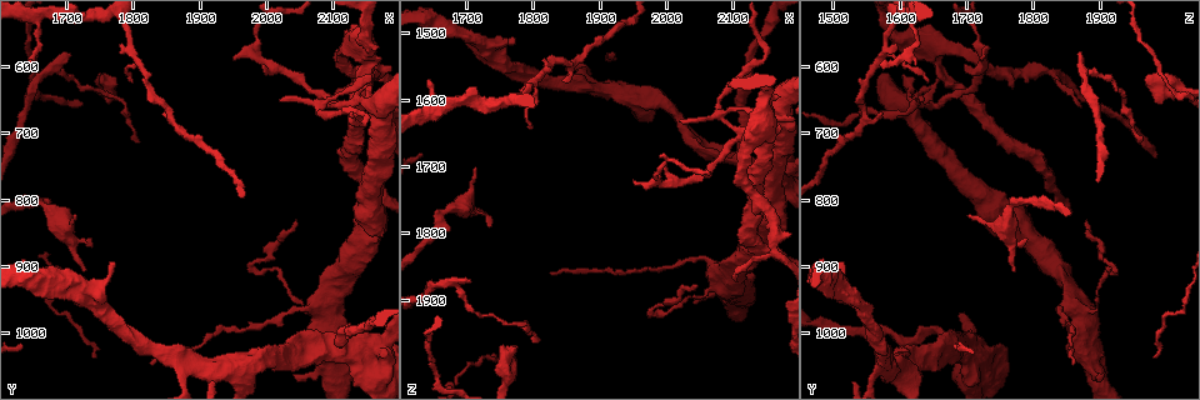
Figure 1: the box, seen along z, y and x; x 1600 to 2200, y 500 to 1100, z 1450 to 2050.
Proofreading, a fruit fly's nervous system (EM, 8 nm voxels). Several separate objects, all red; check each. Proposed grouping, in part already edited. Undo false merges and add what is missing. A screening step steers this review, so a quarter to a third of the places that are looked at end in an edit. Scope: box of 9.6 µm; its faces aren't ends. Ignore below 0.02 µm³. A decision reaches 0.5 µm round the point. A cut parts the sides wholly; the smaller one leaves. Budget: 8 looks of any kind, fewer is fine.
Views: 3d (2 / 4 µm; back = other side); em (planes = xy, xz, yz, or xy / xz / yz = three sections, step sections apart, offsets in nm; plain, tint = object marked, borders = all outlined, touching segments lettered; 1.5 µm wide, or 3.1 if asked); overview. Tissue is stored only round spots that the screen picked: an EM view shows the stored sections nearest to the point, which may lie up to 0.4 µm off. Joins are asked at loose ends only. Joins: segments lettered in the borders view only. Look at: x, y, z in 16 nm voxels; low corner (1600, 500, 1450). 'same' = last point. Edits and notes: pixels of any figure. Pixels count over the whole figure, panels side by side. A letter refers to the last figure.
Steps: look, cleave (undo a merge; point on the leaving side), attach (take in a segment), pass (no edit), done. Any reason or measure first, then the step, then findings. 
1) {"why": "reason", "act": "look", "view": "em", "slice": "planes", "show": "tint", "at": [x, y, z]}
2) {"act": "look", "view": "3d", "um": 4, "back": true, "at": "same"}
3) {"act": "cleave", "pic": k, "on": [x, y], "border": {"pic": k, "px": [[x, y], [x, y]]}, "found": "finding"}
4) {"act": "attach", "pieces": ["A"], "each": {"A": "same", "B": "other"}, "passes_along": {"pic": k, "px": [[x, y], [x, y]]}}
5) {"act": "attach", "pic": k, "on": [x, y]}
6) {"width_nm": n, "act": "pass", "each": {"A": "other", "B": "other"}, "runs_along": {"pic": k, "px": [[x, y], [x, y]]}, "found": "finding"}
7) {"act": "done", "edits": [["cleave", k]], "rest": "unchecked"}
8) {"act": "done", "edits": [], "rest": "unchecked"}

{"why": "abrupt turn", "act": "look", "view": "3d", "um": 4, "at": [1985, 910, 1925]}

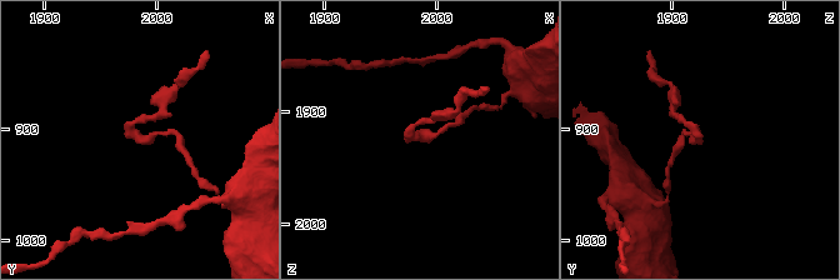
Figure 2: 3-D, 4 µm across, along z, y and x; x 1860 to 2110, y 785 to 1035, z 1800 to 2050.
{"act": "look", "view": "em", "slice": "xy", "step": 8, "show": "tint", "at": [1982, 908, 1922]}

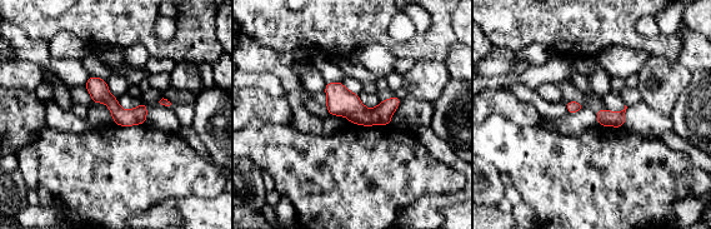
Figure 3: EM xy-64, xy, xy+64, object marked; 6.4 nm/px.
{"why": "cut it another way", "act": "look", "view": "em", "slice": "planes", "show": "borders", "at": "same"}

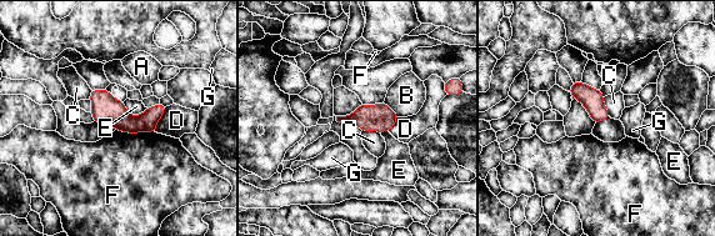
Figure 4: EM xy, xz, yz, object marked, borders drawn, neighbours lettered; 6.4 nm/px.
{"act": "pass", "each": {"A": "other", "B": "other", "C": "other", "D": "other", "E": "other", "F": "other", "G": "other"}, "border": {"pic": 4, "px": [[603, 98], [604, 106], [610, 116]]}, "found": "all the same neuron"}

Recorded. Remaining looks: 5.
{"why": "thin end", "act": "look", "view": "3d", "um": 4, "at": [1645, 595, 1575]}

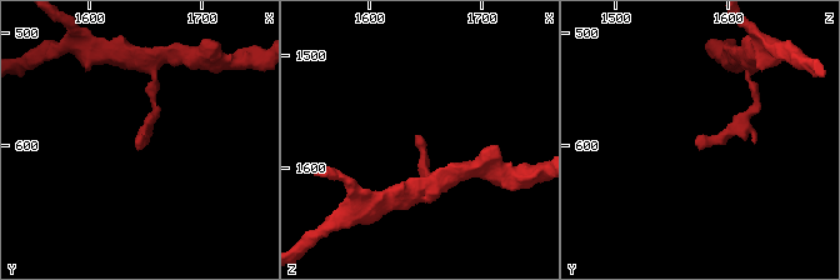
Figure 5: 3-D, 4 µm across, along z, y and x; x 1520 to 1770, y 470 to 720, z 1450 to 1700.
{"act": "look", "view": "em", "slice": "xz", "step": 4, "show": "borders", "at": [1640, 596, 1572]}

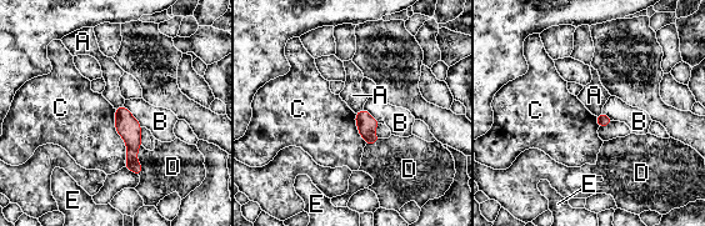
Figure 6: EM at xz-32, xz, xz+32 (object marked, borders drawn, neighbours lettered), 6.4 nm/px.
{"act": "pass", "each": {"A": "other", "B": "other", "C": "other", "D": "other", "E": "other"}, "runs_along": {"pic": 6, "px": [[120, 110], [138, 170]]}, "found": "none of them fits"}

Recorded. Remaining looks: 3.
{"why": "sharp bend", "act": "look", "view": "3d", "um": 2, "at": [1675, 605, 1870]}

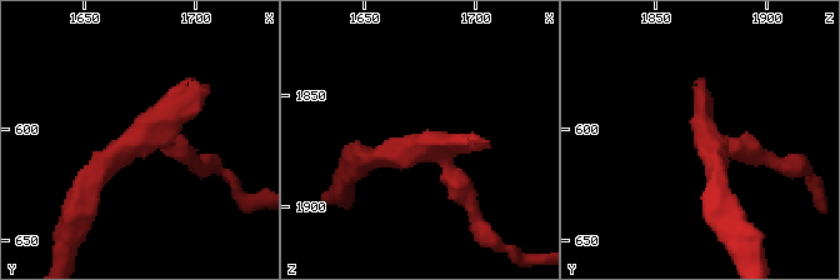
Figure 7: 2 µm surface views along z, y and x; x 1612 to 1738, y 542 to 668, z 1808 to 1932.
{"act": "look", "view": "em", "slice": "planes", "show": "borders", "at": [1680, 607, 1875]}

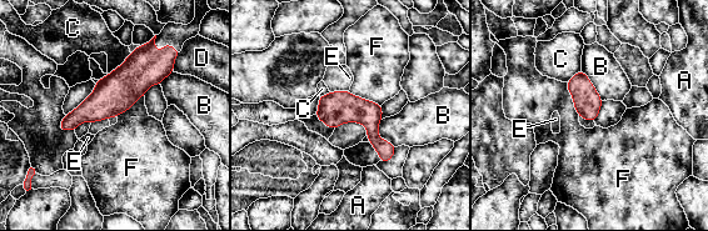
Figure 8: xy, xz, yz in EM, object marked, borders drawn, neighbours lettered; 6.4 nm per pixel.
{"act": "pass", "each": {"A": "other", "B": "other", "C": "other", "D": "other", "E": "other", "F": "other"}, "runs_along": {"pic": 8, "px": [[150, 46], [95, 108], [63, 127]]}, "found": "one neuron here"}

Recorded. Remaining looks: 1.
{"act": "done", "edits": [], "rest": "unchecked"}

